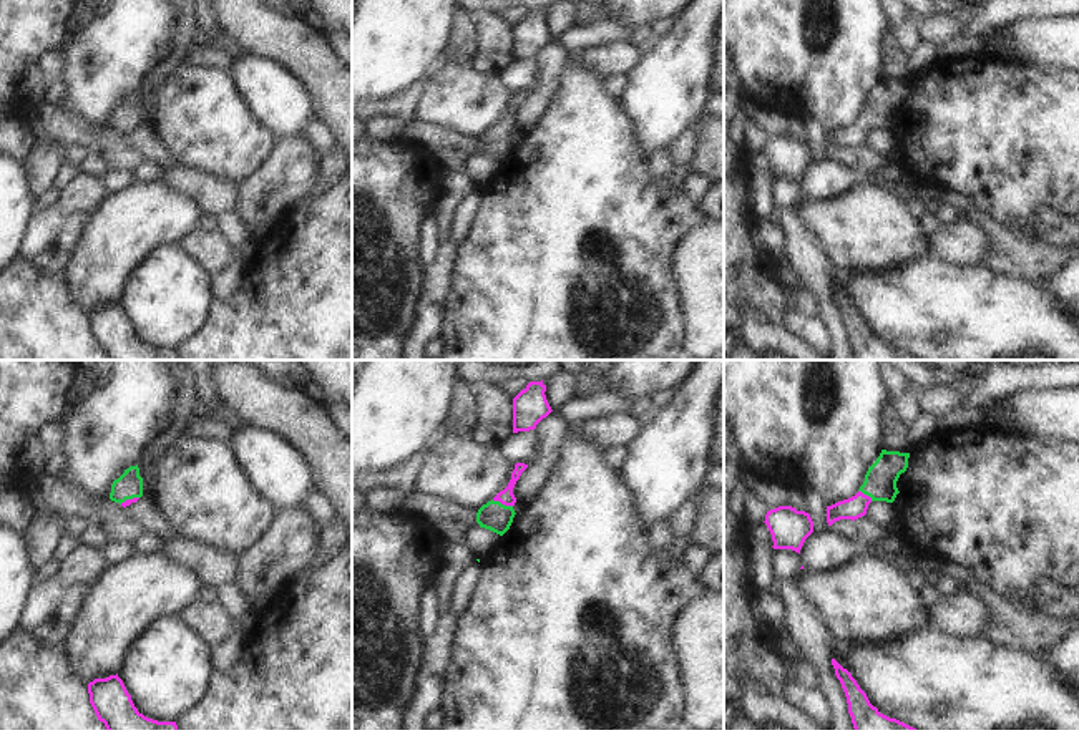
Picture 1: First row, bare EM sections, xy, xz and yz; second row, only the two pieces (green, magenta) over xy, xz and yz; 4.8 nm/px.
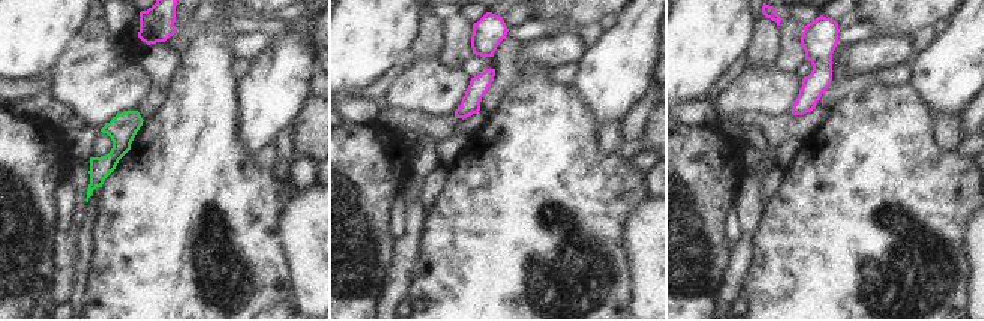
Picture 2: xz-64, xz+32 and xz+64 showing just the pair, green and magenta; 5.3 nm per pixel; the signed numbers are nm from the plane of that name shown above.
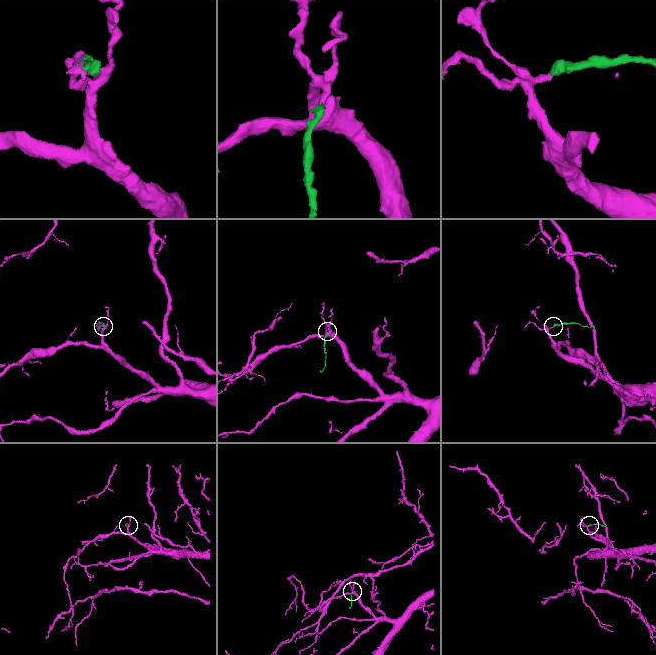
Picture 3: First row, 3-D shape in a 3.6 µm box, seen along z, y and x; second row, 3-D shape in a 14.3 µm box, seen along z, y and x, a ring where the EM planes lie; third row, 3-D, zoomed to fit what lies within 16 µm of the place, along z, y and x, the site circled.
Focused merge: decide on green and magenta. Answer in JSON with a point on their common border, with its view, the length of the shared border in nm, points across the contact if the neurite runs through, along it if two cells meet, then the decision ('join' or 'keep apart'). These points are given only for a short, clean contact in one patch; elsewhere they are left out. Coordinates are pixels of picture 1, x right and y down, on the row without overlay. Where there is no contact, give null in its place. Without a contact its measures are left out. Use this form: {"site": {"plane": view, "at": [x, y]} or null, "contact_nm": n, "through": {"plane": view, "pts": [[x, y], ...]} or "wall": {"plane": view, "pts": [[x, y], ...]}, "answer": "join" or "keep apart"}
{"site": {"plane": "xz", "at": [502, 133]}, "contact_nm": 110, "through": {"plane": "xz", "pts": [[495, 145], [502, 133], [505, 125]]}, "answer": "join"}

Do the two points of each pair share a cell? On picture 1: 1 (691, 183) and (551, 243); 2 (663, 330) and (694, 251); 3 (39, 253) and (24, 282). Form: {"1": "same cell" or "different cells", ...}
{"1": "different cells", "2": "different cells", "3": "different cells"}

